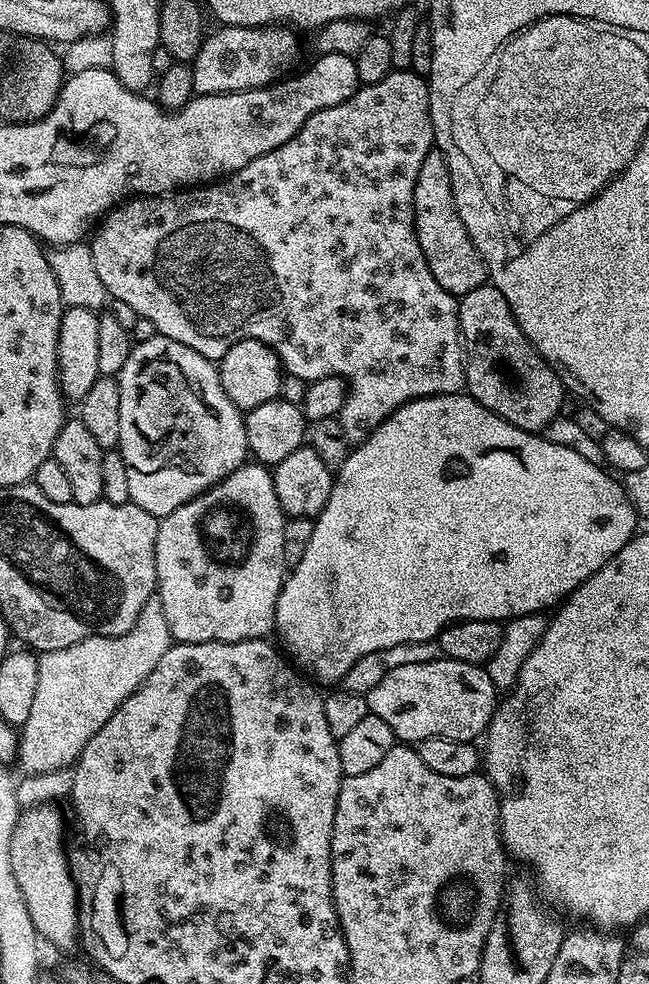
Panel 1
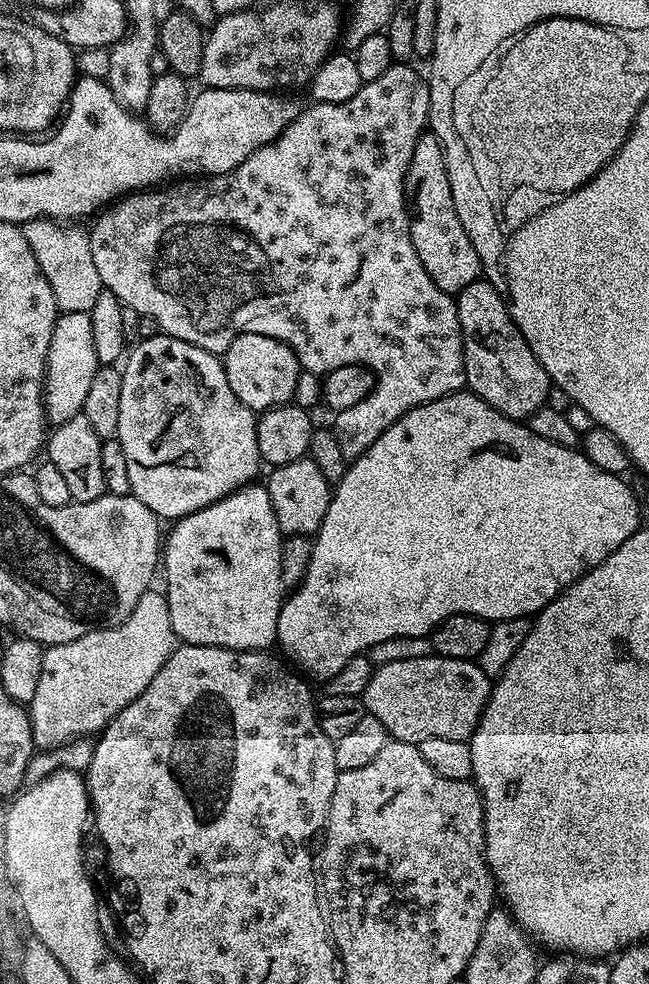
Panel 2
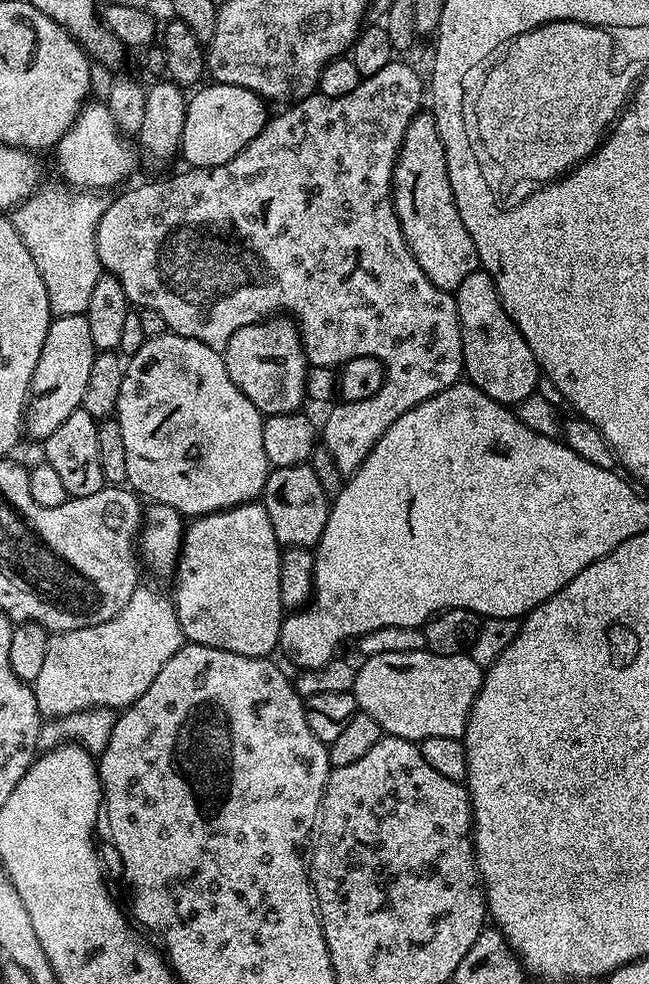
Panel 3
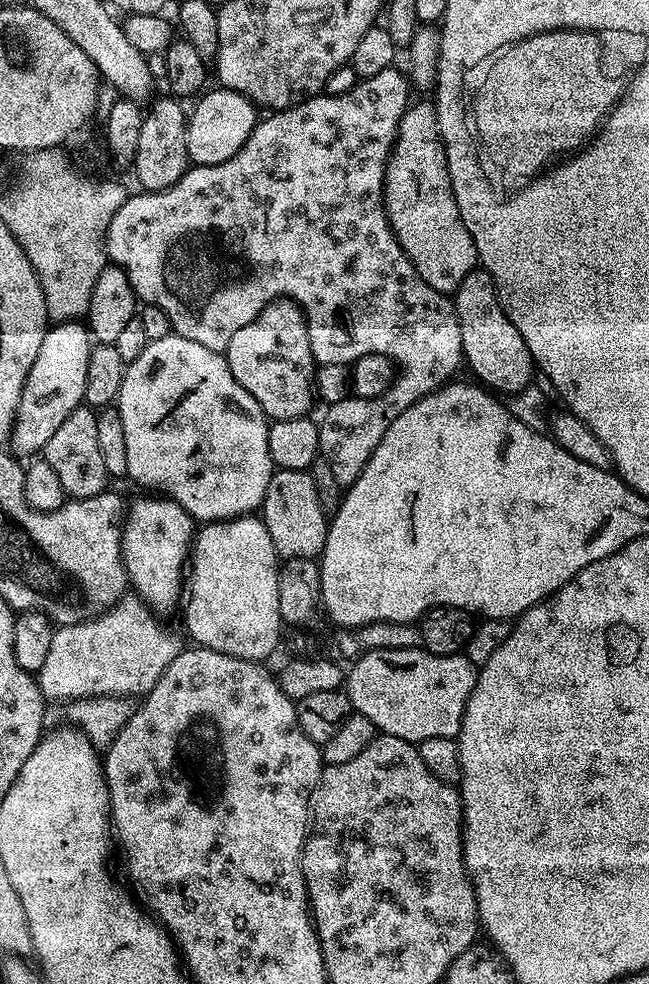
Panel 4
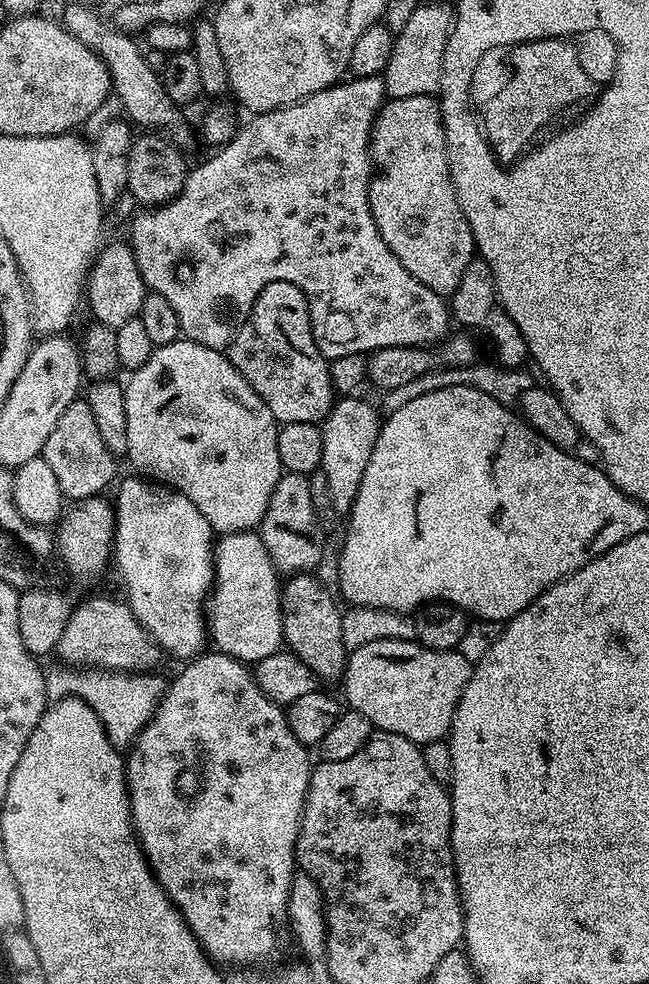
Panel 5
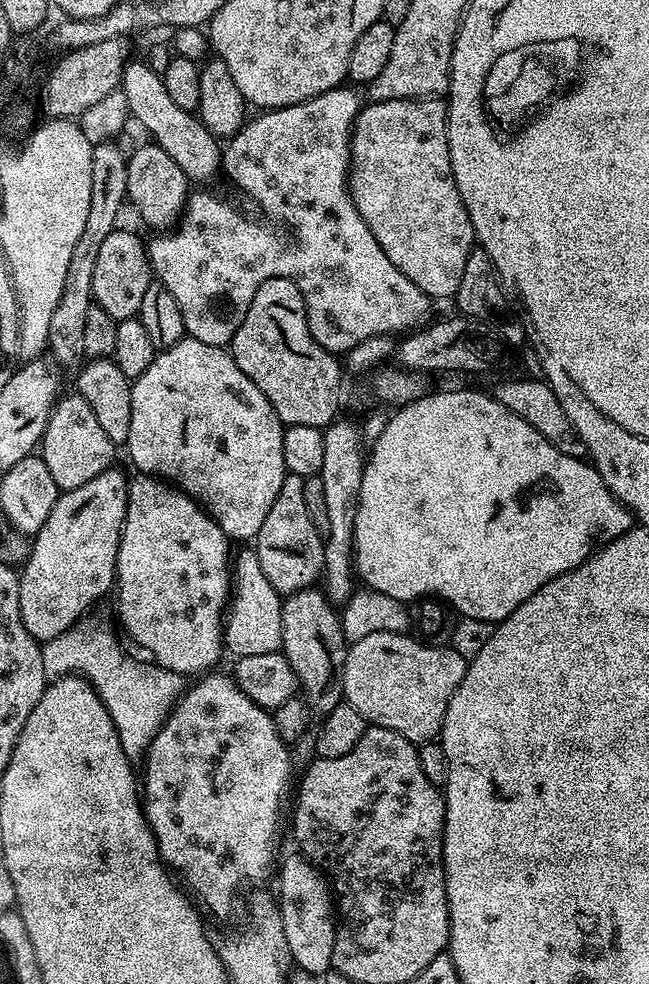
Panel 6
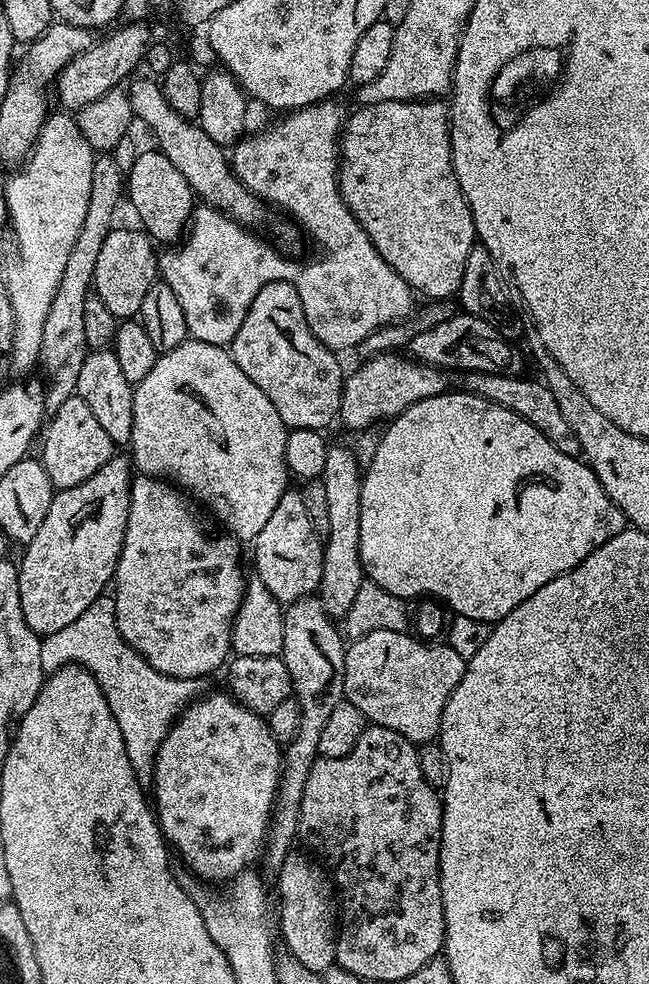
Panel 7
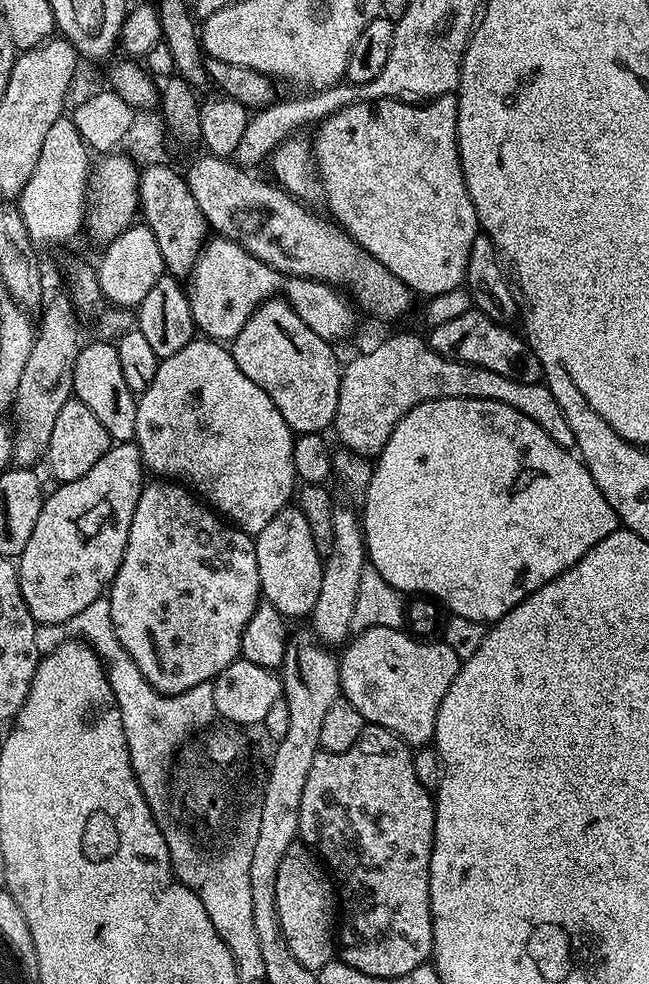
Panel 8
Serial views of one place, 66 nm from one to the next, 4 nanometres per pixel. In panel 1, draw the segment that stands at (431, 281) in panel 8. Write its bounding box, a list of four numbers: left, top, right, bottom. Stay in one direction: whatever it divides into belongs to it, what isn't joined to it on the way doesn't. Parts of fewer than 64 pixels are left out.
[414,150,489,298]

